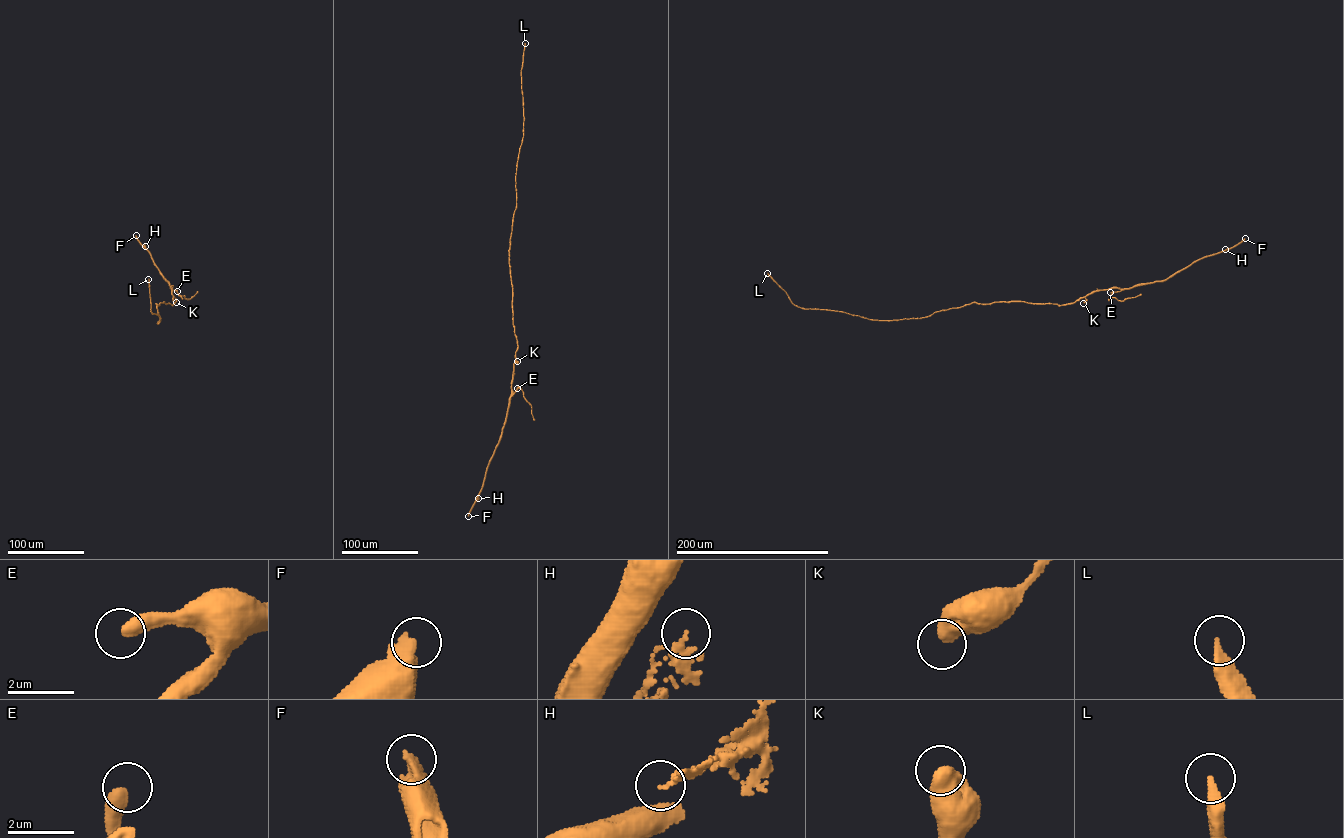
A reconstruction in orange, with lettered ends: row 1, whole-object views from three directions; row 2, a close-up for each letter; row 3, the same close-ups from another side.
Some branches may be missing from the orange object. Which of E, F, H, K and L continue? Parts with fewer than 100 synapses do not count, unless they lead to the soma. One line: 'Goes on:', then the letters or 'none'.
Goes on: L

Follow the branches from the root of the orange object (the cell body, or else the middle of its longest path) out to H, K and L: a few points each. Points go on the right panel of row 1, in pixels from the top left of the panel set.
H: (1009, 301), (1072, 304), (1095, 291), (1164, 280), (1197, 260), (1225, 249)
K: (1009, 301), (1063, 305), (1085, 297), (1083, 303)
L: (1009, 301), (972, 302), (920, 318), (871, 320), (842, 312), (798, 307), (767, 273)

